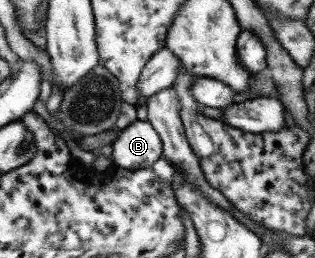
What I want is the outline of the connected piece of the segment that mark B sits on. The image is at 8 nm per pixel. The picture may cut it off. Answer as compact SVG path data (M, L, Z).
M136 119L118 133L110 143L113 168L147 169L161 156L160 138L147 119Z

